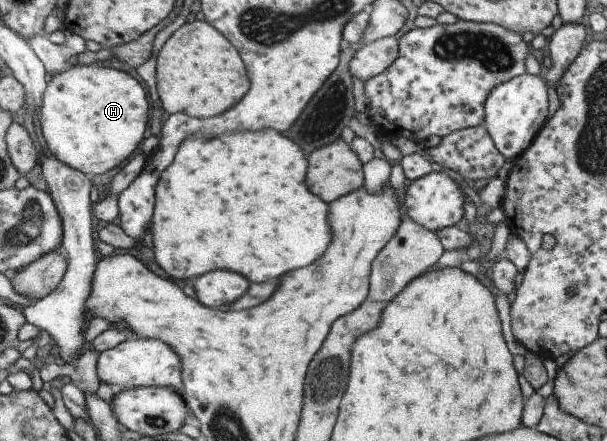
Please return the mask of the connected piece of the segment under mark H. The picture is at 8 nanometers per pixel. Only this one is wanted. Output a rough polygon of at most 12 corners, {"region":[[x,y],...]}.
{"region":[[126,72],[46,83],[39,136],[88,177],[142,143],[149,105]]}

